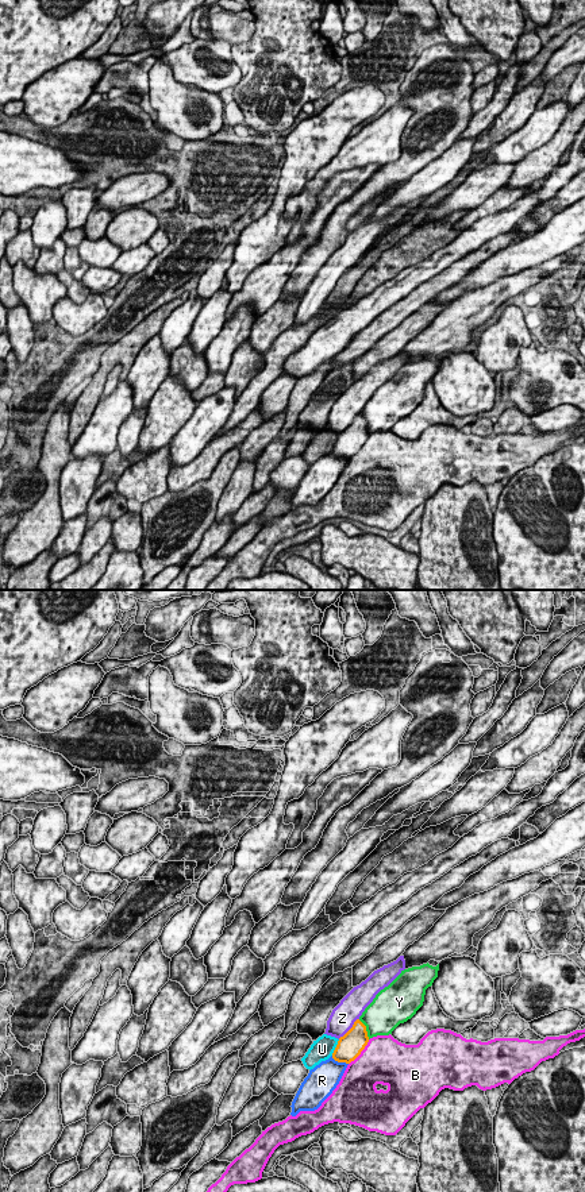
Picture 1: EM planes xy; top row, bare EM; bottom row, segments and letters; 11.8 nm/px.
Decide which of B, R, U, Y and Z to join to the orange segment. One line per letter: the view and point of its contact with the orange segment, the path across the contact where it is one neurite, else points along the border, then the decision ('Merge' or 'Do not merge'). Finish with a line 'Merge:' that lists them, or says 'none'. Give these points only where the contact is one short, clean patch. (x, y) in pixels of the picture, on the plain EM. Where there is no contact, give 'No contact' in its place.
B: Touches orange at xy (361, 446). Do not merge
R: Touches orange at xy (339, 456). Do not merge
U: Touches orange at xy (335, 443). Do not merge
Y: Touches orange at xy (365, 424). Do not merge
Z: Touches orange at xy (350, 424). Do not merge
Merge: none

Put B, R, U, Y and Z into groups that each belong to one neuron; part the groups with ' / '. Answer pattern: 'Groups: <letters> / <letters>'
Groups: B / R / U / Y / Z

